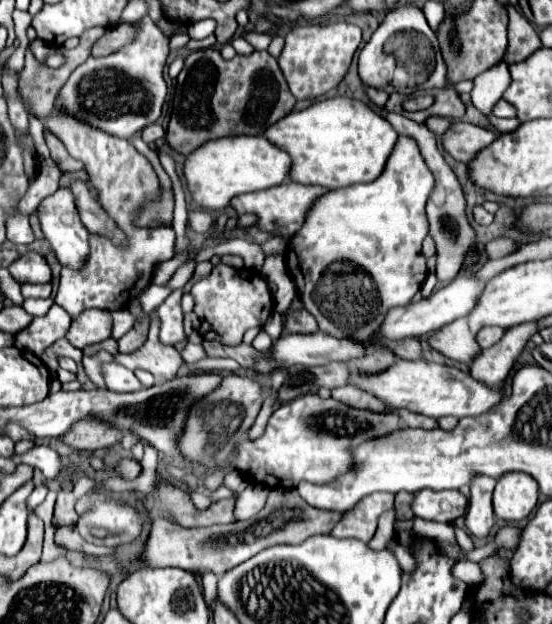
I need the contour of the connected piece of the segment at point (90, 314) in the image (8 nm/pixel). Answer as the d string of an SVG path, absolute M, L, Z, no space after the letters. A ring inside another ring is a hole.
M87 310L77 320L73 320L67 332L67 340L83 350L85 346L107 340L111 336L111 326L113 318L107 310Z

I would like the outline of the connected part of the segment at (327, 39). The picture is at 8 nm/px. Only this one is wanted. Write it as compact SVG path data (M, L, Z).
M347 22L329 26L297 26L285 36L285 46L279 56L279 66L285 74L291 94L297 100L317 98L333 90L349 70L355 50L361 44L361 28Z

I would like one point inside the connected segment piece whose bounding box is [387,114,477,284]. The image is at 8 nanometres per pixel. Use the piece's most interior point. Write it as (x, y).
(448, 225)

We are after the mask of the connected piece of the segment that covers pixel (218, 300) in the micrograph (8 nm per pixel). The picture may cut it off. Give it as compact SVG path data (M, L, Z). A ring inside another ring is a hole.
M223 262L213 266L213 272L201 278L191 288L195 298L193 312L197 314L201 326L199 334L203 340L219 340L227 346L237 346L243 340L243 334L253 326L263 326L273 312L273 296L265 278L249 268L231 268Z

